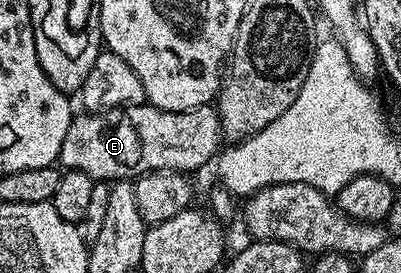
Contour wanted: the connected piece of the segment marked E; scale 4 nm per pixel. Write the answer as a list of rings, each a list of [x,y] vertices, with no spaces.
[[[145,103],[126,105],[118,109],[105,109],[103,113],[84,111],[81,114],[81,117],[80,114],[73,116],[70,131],[66,131],[59,164],[65,170],[82,171],[97,183],[132,181],[144,173],[153,173],[159,169],[181,171],[200,169],[208,160],[211,162],[222,149],[220,115],[211,104],[190,111],[162,111],[158,107]]]

